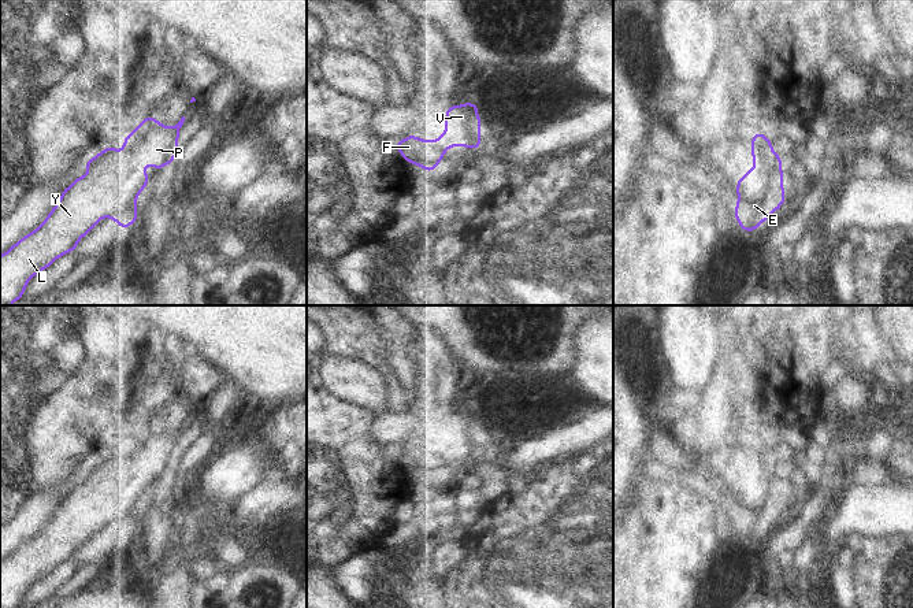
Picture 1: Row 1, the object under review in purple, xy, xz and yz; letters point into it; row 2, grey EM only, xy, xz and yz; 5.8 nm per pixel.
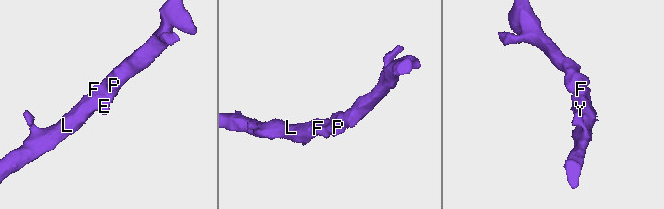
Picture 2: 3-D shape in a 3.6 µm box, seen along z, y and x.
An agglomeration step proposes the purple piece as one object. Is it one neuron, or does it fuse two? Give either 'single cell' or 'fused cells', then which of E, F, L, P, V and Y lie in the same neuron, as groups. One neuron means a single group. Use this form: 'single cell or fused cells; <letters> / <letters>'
single cell; E F L P V Y

